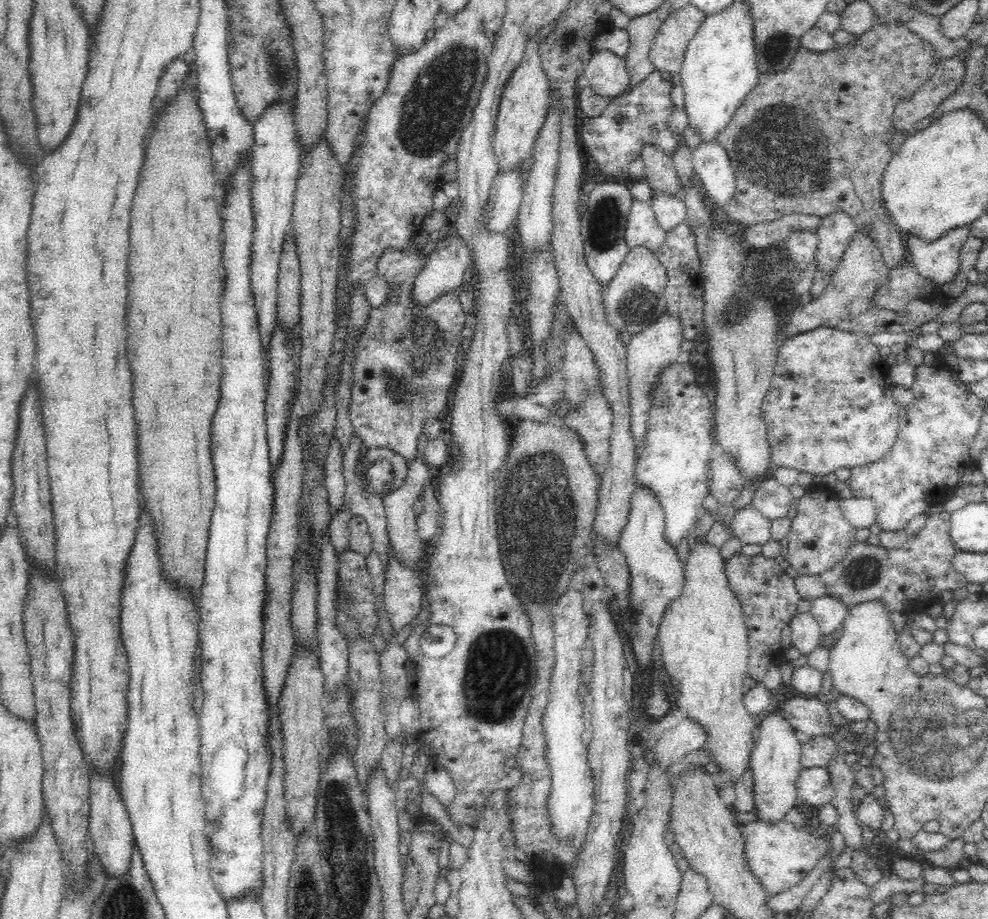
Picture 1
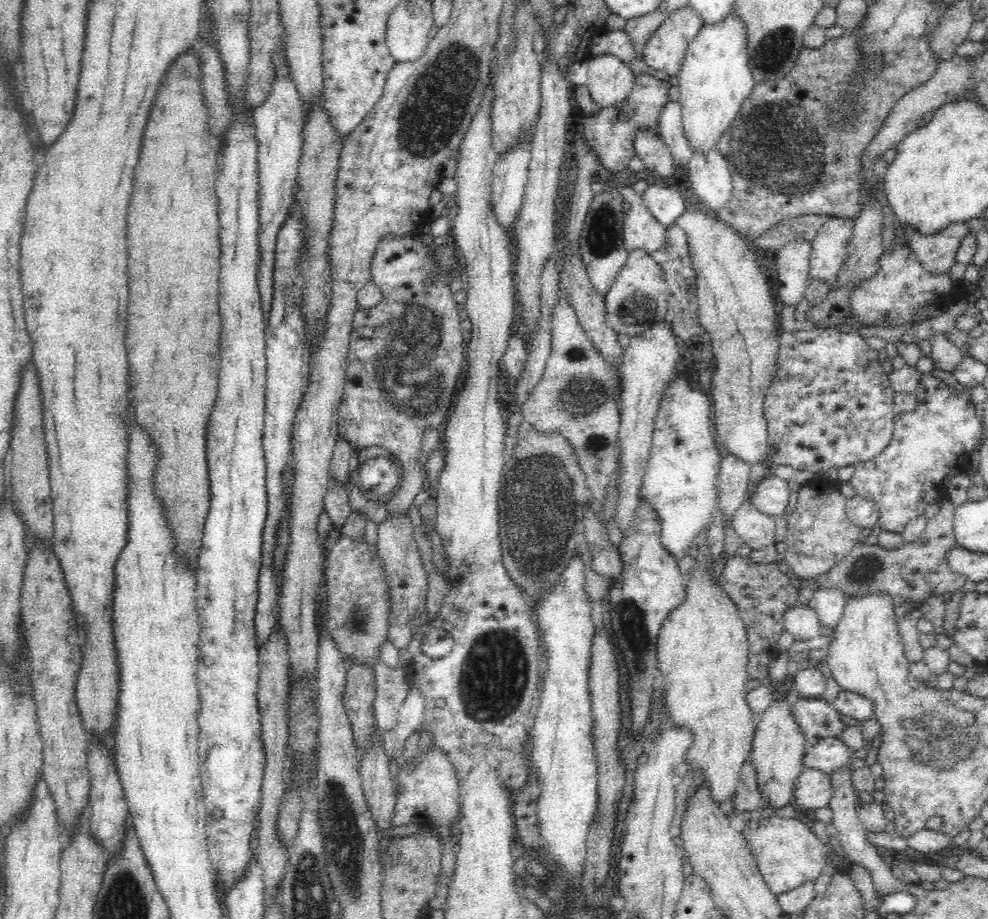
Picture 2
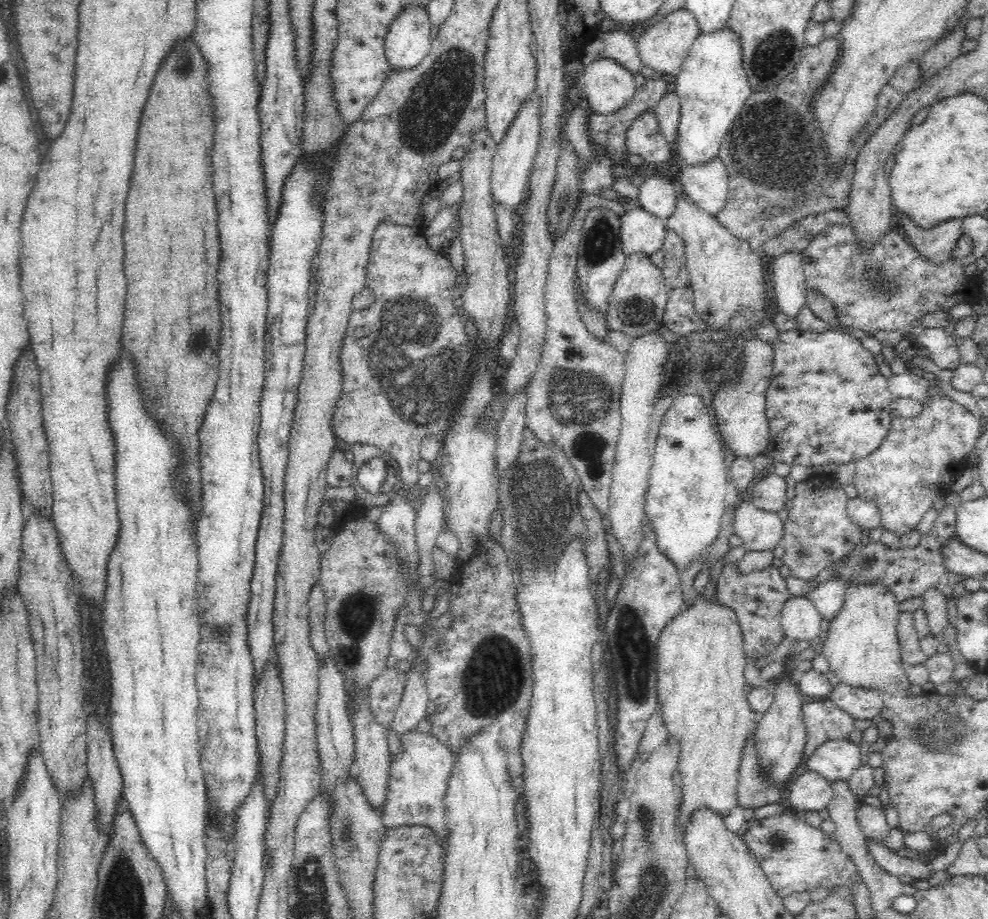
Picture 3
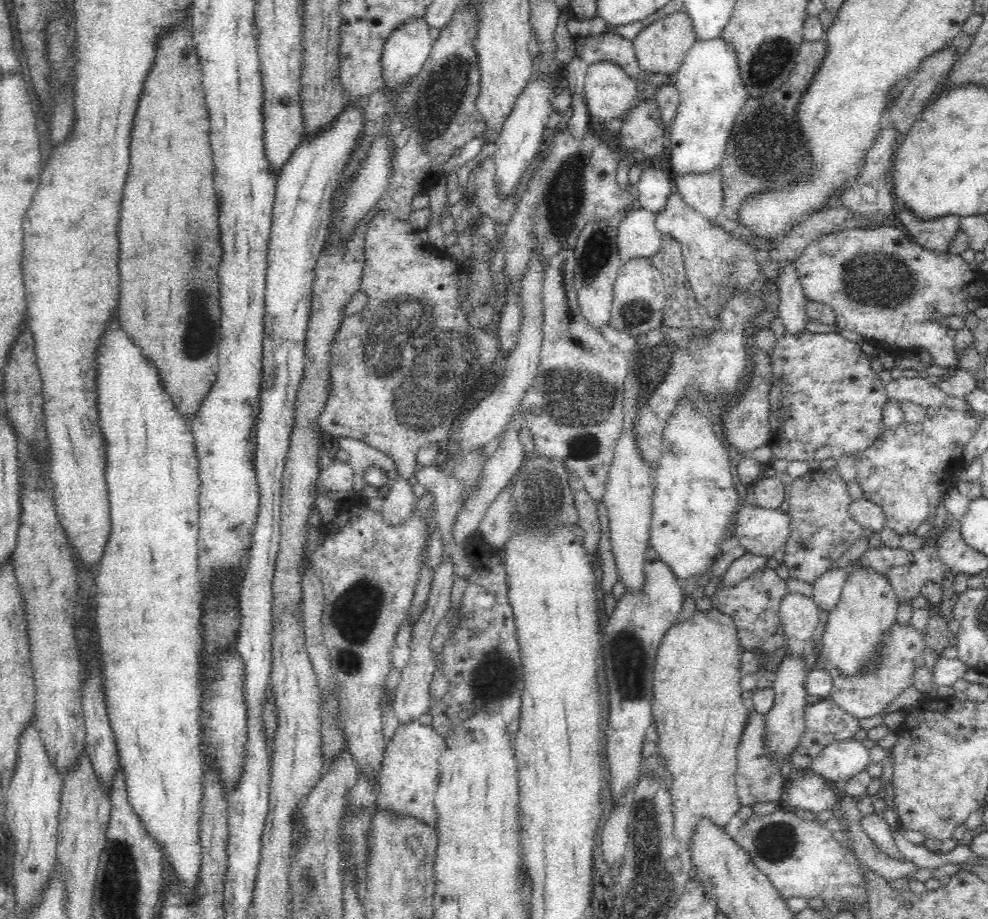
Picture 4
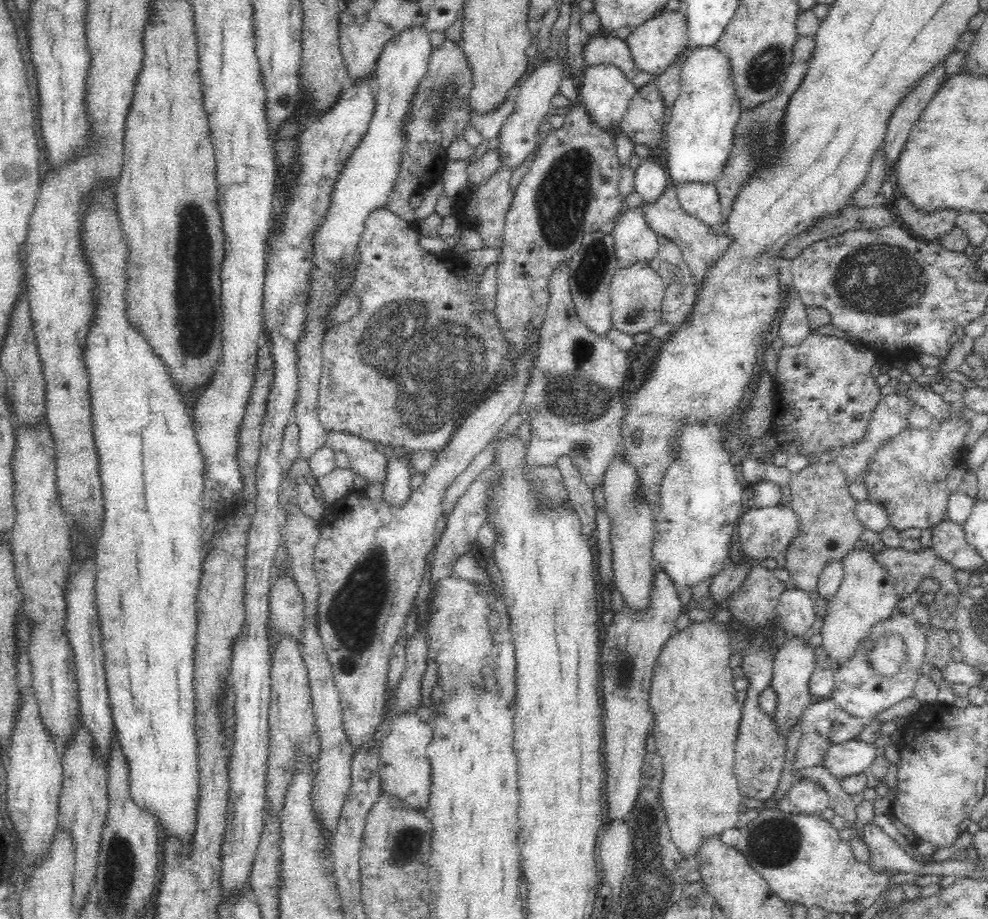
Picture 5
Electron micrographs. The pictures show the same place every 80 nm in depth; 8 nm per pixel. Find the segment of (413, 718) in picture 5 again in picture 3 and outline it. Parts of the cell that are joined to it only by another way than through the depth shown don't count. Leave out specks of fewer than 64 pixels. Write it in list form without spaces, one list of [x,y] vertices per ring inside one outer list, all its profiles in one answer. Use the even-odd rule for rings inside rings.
[[[416,728],[406,730],[406,734],[399,737],[401,752],[395,758],[390,757],[388,772],[388,786],[382,806],[378,808],[381,821],[387,828],[418,824],[431,828],[439,838],[442,850],[448,838],[446,814],[444,814],[444,794],[448,786],[448,774],[454,766],[453,752],[442,744],[431,732],[421,732]]]

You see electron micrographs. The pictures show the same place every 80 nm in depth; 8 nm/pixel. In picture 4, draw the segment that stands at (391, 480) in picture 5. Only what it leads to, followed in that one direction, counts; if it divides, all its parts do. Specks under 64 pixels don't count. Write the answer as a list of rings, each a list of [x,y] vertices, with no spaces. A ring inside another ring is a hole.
[[[396,472],[394,484],[383,499],[384,503],[380,513],[389,526],[408,520],[416,500],[413,481]]]

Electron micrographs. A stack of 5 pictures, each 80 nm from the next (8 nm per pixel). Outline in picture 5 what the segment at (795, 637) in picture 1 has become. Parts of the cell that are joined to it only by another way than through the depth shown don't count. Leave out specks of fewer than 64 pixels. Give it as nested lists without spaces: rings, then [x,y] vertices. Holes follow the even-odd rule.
[[[790,584],[778,598],[780,627],[788,636],[805,637],[817,617],[814,606],[810,594]]]

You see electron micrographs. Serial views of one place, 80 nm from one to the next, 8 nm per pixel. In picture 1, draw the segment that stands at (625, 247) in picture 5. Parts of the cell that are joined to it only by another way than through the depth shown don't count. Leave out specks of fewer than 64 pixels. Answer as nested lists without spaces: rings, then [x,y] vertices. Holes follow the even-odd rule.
[[[632,198],[624,238],[628,249],[644,246],[654,252],[665,243],[667,232],[659,226],[650,204]]]

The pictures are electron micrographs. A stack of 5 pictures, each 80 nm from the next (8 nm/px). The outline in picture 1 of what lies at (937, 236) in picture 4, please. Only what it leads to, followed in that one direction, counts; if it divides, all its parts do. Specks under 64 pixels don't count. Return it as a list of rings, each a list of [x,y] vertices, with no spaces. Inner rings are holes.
[[[968,225],[946,231],[938,240],[928,242],[916,234],[908,234],[907,251],[918,272],[941,287],[952,280],[960,268],[959,254],[971,234]]]

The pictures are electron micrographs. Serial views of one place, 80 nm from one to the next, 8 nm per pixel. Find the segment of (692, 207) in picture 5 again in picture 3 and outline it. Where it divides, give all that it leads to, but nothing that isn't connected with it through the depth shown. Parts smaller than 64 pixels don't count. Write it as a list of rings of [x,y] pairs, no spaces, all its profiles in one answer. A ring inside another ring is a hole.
[[[720,157],[705,165],[684,165],[679,171],[684,197],[698,208],[716,217],[724,208],[728,181],[726,165]]]

